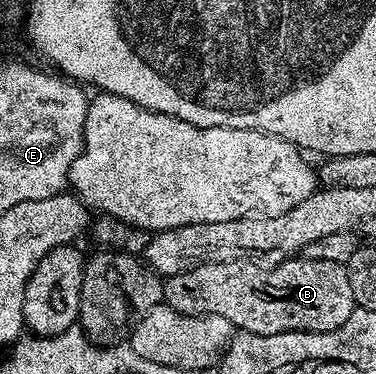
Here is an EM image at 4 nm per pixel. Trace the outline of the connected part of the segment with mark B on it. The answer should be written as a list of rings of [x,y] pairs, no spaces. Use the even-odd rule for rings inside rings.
[[[288,257],[277,267],[259,267],[252,259],[200,263],[164,279],[164,303],[183,315],[226,317],[233,328],[273,335],[287,331],[333,331],[357,306],[345,264]]]

